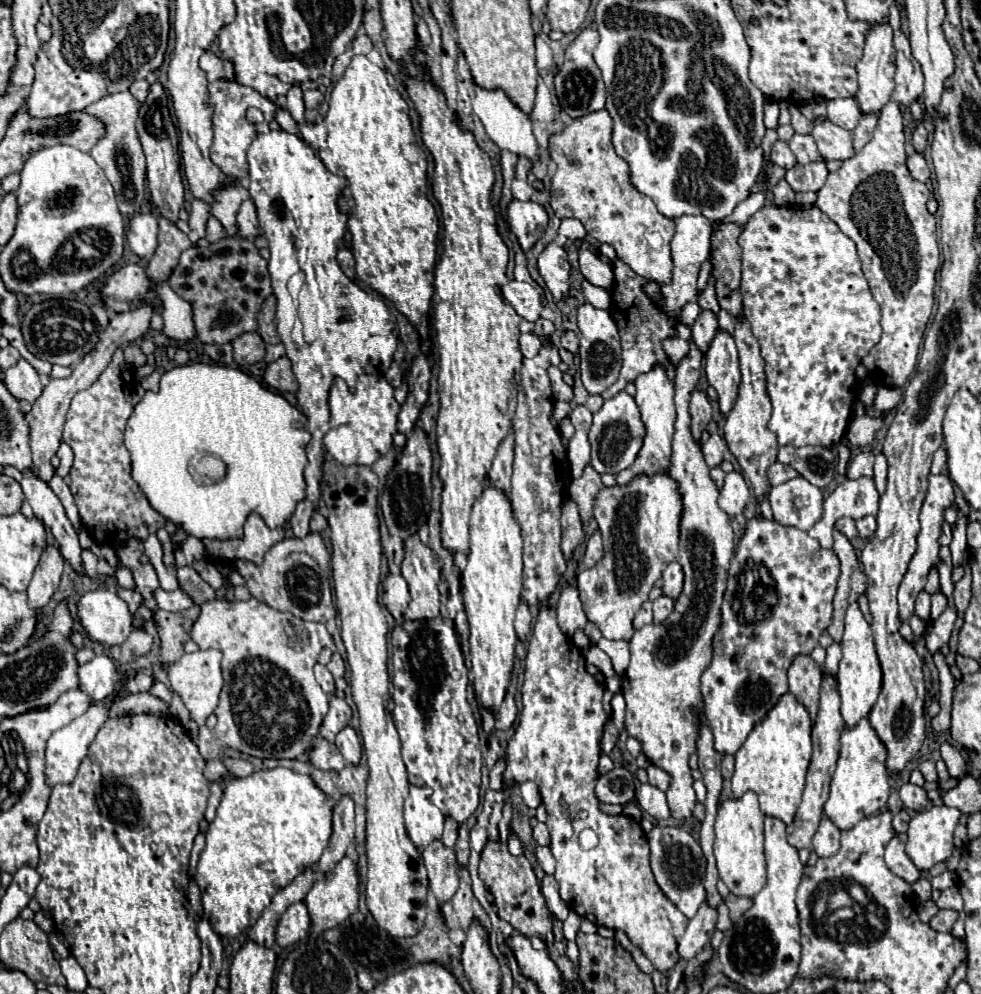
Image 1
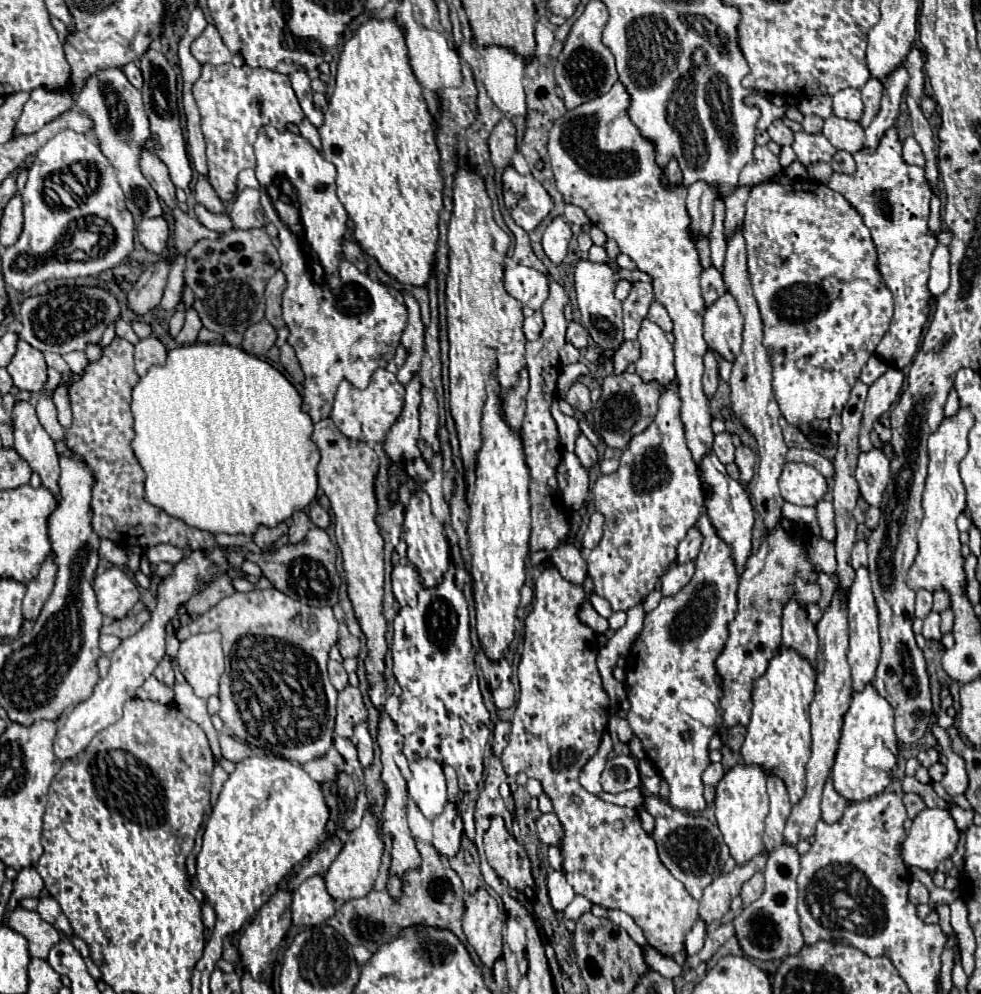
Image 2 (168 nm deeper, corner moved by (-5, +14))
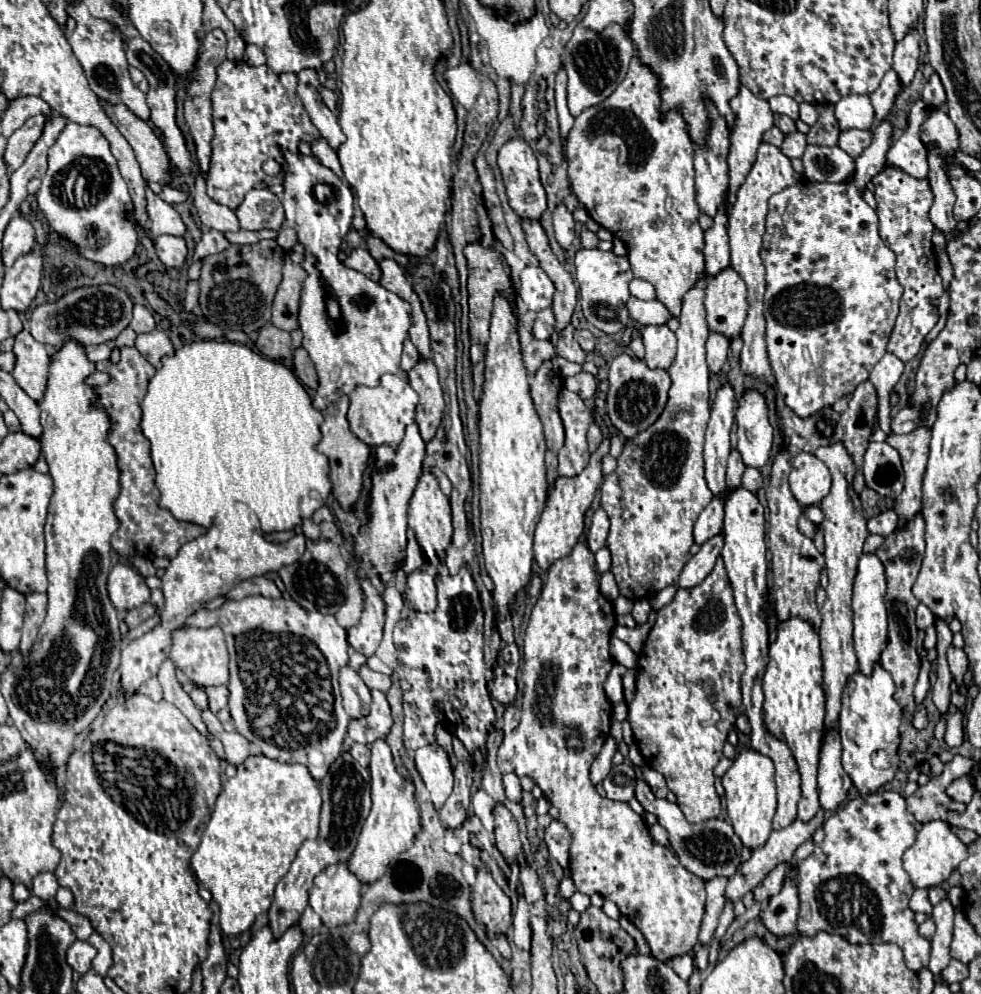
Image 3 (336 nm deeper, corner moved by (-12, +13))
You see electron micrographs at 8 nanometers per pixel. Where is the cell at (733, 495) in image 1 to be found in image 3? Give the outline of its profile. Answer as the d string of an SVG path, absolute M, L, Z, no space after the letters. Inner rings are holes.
M746 389L736 405L738 451L746 467L764 467L772 451L772 425L768 421L768 403L758 389Z

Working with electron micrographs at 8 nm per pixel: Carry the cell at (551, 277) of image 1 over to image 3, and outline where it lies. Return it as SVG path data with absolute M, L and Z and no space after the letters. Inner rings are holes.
M556 205L554 209L554 231L562 249L568 249L574 239L574 219L566 205Z

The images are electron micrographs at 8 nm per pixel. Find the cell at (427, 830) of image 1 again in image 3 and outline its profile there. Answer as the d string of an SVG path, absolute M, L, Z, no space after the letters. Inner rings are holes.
M432 743L416 749L416 769L422 775L426 789L432 795L432 803L436 809L444 805L444 799L452 793L452 765L448 753Z

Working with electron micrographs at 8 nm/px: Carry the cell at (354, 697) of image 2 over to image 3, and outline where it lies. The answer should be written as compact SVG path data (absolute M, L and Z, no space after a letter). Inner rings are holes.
M372 689L372 711L364 719L350 721L348 737L356 743L372 745L376 739L384 739L392 727L392 713L382 691Z

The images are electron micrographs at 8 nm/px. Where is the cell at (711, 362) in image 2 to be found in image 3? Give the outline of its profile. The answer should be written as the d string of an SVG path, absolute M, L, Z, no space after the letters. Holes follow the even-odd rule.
M710 331L708 341L706 341L706 361L712 373L718 373L720 367L724 365L726 357L728 357L728 349L730 349L730 339L722 333L714 333Z

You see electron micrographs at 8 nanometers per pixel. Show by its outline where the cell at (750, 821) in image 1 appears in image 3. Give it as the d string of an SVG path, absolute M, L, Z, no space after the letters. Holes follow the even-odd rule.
M742 749L740 755L734 759L732 767L724 773L722 785L726 789L728 817L736 835L750 849L764 845L772 831L772 817L776 813L776 783L772 759L754 749Z

